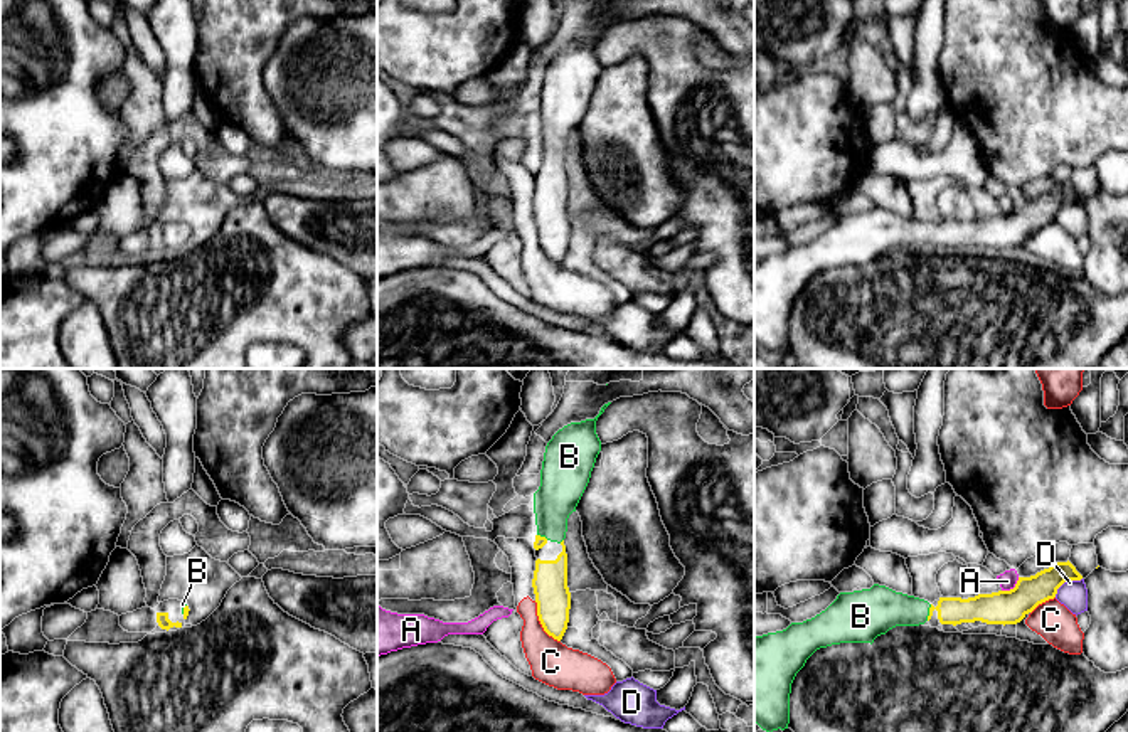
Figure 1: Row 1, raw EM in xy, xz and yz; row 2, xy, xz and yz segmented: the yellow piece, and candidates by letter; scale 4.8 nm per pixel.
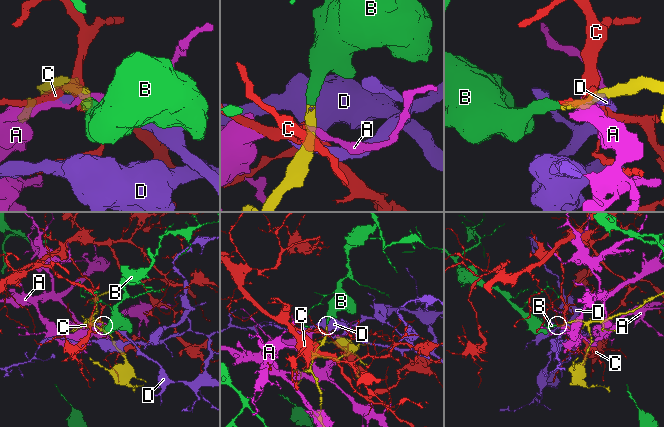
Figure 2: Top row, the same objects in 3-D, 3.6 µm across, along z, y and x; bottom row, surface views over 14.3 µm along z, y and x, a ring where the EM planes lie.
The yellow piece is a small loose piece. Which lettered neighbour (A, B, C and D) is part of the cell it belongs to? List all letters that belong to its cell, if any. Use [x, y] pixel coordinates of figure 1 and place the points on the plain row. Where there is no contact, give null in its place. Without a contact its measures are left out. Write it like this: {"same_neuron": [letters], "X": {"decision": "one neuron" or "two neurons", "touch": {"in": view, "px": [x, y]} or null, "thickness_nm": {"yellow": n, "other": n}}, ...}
{"same_neuron": ["B"], "A": {"decision": "two neurons", "touch": {"in": "yz", "px": [1014, 211]}, "thickness_nm": {"yellow": 160, "other": 90}}, "B": {"decision": "one neuron", "touch": {"in": "yz", "px": [930, 236]}, "thickness_nm": {"yellow": 130, "other": 220}}, "C": {"decision": "two neurons", "touch": {"in": "xz", "px": [541, 246]}, "thickness_nm": {"yellow": 170, "other": 200}}, "D": {"decision": "two neurons", "touch": {"in": "yz", "px": [1066, 204]}, "thickness_nm": {"yellow": 150, "other": 140}}}

